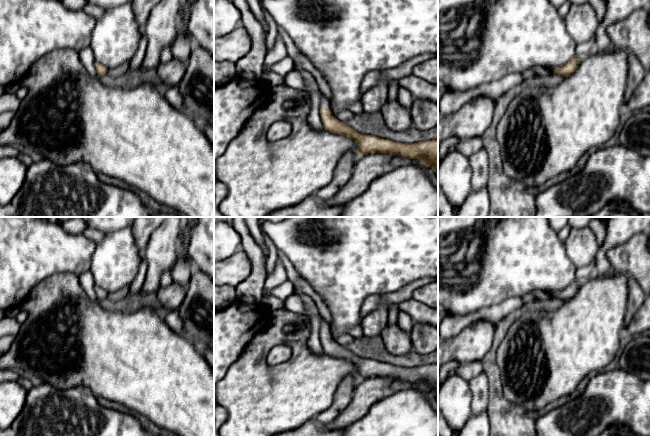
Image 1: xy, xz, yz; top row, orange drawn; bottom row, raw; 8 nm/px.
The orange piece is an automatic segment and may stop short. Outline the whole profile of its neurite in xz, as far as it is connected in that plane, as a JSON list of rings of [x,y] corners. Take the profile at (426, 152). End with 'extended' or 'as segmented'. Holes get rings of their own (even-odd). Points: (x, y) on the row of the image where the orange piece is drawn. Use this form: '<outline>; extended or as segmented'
[[[321,94],[320,115],[324,130],[347,136],[357,144],[359,156],[372,153],[390,153],[410,159],[417,159],[426,167],[432,168],[438,175],[438,139],[417,143],[398,143],[374,135],[365,135],[338,120],[331,112],[330,101]]]; extended

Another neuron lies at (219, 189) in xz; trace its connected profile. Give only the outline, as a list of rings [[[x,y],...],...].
[[[217,181],[214,183],[214,217],[225,217],[219,211],[219,204],[226,195],[226,188],[223,183]]]

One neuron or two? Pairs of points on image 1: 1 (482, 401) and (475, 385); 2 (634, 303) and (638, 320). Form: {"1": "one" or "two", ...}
{"1": "one", "2": "two"}

